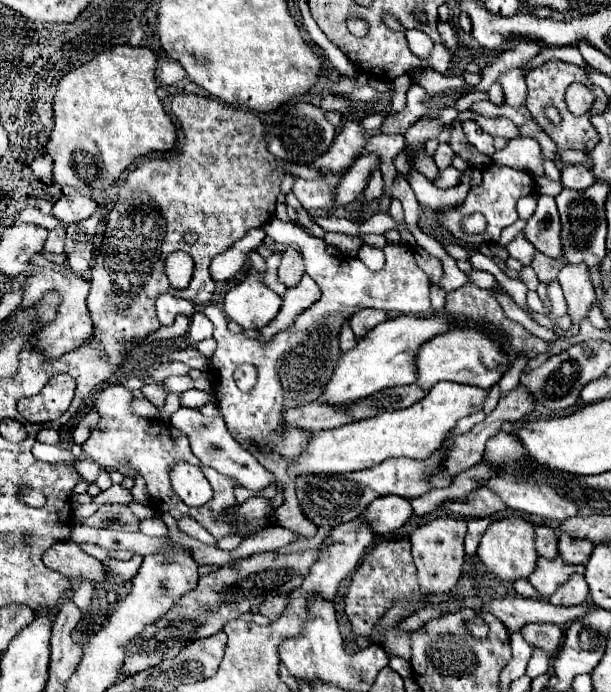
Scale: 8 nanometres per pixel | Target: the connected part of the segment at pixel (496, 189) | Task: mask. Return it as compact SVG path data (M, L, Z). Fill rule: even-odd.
M488 166L484 172L482 172L482 184L472 188L466 196L466 200L456 206L456 208L450 208L450 210L440 210L438 212L438 226L442 230L446 230L450 236L454 236L458 242L462 244L468 244L468 246L478 246L482 242L498 242L500 240L500 232L510 226L512 222L518 220L518 212L516 212L516 202L518 198L522 196L528 196L528 194L534 194L534 178L528 174L528 172L522 172L522 170L514 170L514 168L508 168L508 166ZM474 212L482 212L488 220L488 226L486 226L486 232L484 234L478 234L478 236L468 236L462 232L460 228L460 222L462 218L474 214Z

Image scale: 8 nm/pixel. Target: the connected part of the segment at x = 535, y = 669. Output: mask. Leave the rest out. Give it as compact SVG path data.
M534 648L534 652L532 652L532 658L530 658L530 662L528 662L528 670L526 670L526 674L546 674L546 670L548 670L548 662L550 662L550 658L548 658L548 654L544 652L544 650L540 650L540 648Z

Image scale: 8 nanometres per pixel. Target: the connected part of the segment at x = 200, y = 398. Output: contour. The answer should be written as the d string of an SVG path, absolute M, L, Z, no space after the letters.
M188 390L182 394L182 404L188 408L202 408L204 404L208 404L208 396L202 390Z

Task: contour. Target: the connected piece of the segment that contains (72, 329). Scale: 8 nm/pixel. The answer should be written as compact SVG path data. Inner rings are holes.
M40 268L38 274L28 276L22 282L24 300L22 300L20 308L30 308L48 290L56 290L56 292L62 294L62 304L60 304L56 320L50 322L48 326L44 326L38 332L38 336L34 340L30 340L36 348L42 350L42 354L46 358L56 358L56 356L62 356L62 354L66 354L70 350L76 350L78 346L82 346L92 336L92 320L90 320L90 314L88 314L88 308L86 308L86 296L88 296L88 290L90 290L90 282L84 280L84 278L78 278L78 276L66 276L66 274L70 274L70 272L60 274L60 272L52 270L52 268Z

